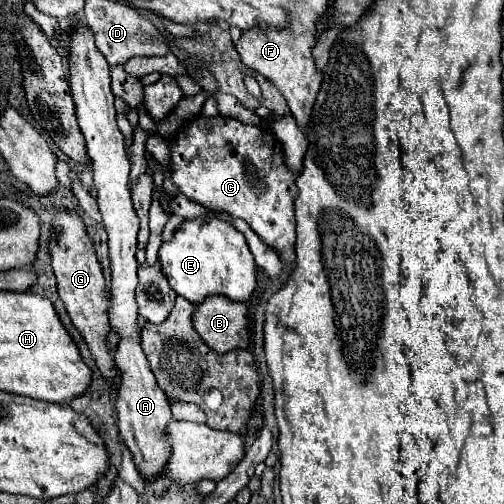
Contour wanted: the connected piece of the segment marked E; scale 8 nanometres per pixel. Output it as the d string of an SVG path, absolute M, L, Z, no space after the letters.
M177 215L169 217L163 229L163 241L167 243L163 243L159 249L163 273L177 295L191 303L201 303L209 295L225 295L231 301L249 301L257 287L257 265L243 233L219 217L183 221L185 219Z

